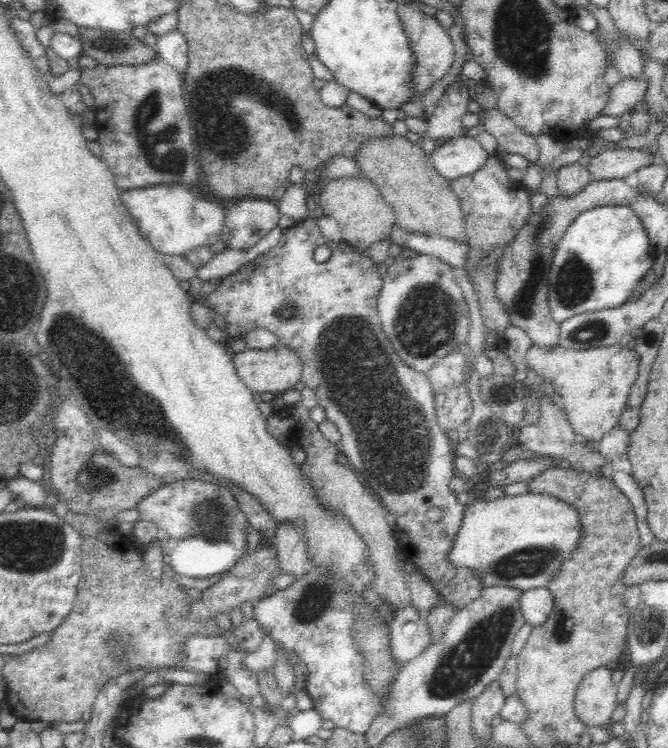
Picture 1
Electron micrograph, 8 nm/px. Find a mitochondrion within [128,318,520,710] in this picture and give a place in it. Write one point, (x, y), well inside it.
(479, 649)

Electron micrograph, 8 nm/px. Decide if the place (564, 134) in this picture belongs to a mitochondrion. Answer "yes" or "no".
no

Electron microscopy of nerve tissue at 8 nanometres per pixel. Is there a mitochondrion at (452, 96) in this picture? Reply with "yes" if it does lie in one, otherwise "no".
no

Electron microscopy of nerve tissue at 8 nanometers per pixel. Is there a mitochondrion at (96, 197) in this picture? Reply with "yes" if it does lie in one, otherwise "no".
no

